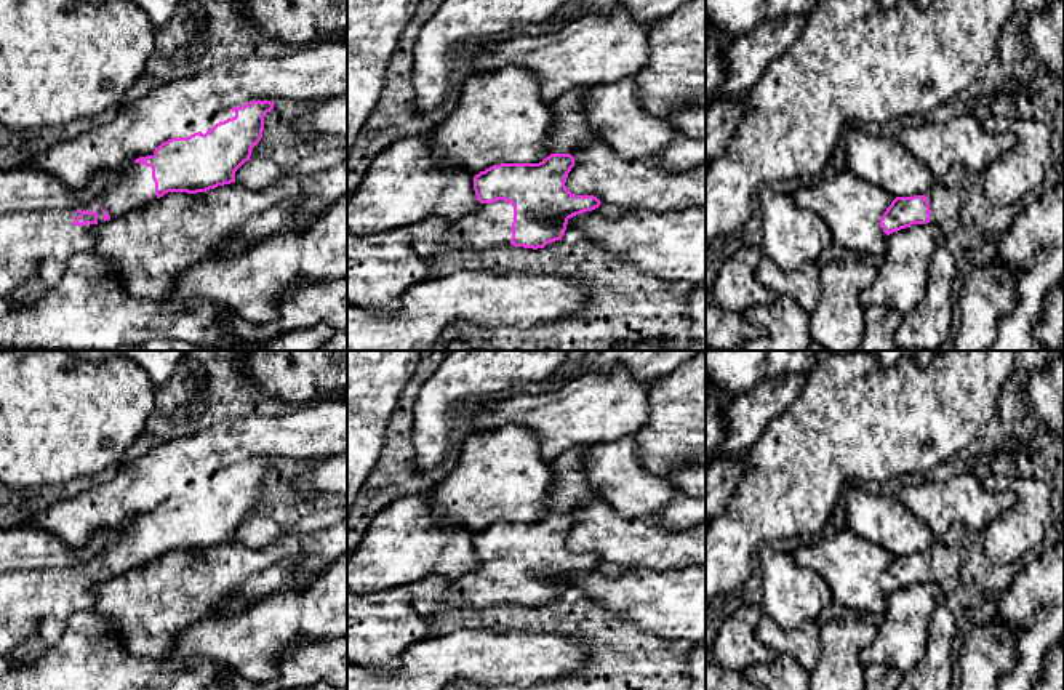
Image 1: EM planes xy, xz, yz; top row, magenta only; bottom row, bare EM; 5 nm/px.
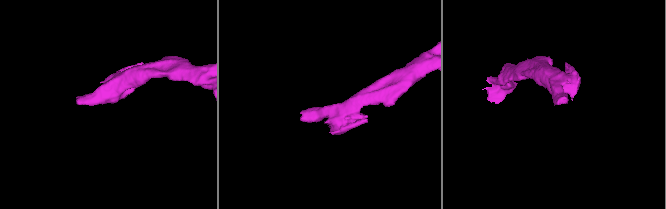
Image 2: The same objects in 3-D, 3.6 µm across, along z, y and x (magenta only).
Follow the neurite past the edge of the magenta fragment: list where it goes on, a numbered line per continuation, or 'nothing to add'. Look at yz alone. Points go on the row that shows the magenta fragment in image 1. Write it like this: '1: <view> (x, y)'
1: yz (944, 199)

